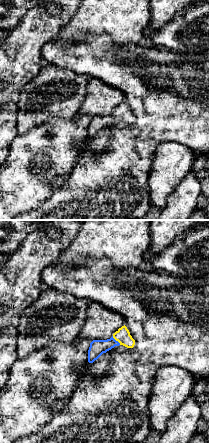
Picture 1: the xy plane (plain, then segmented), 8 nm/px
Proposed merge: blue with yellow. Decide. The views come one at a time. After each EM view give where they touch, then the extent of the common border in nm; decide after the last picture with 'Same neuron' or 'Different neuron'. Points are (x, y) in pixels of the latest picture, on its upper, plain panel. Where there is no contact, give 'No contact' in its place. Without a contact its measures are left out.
Touches blue at (115, 116). Shared border 100 nm

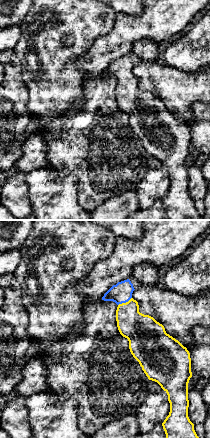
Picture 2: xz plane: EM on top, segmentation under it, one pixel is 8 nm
Touches blue at (124, 78). Shared border 130 nm

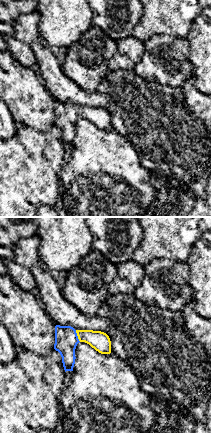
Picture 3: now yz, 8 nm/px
Touches blue at (77, 112). Shared border 100 nm

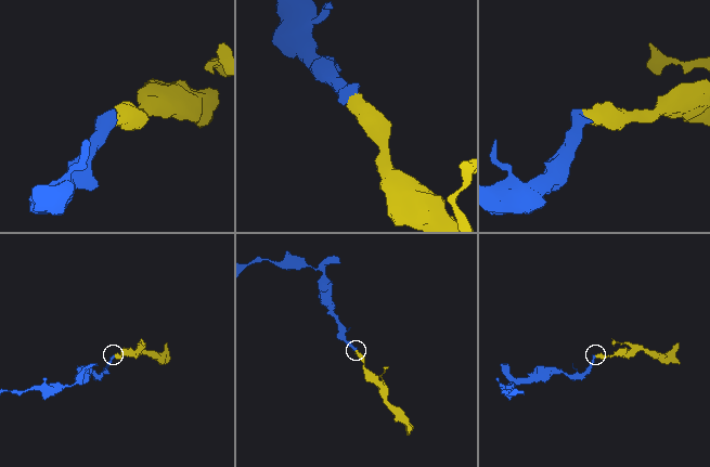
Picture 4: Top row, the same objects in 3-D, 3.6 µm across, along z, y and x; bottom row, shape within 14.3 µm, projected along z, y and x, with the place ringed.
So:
Same neuron

